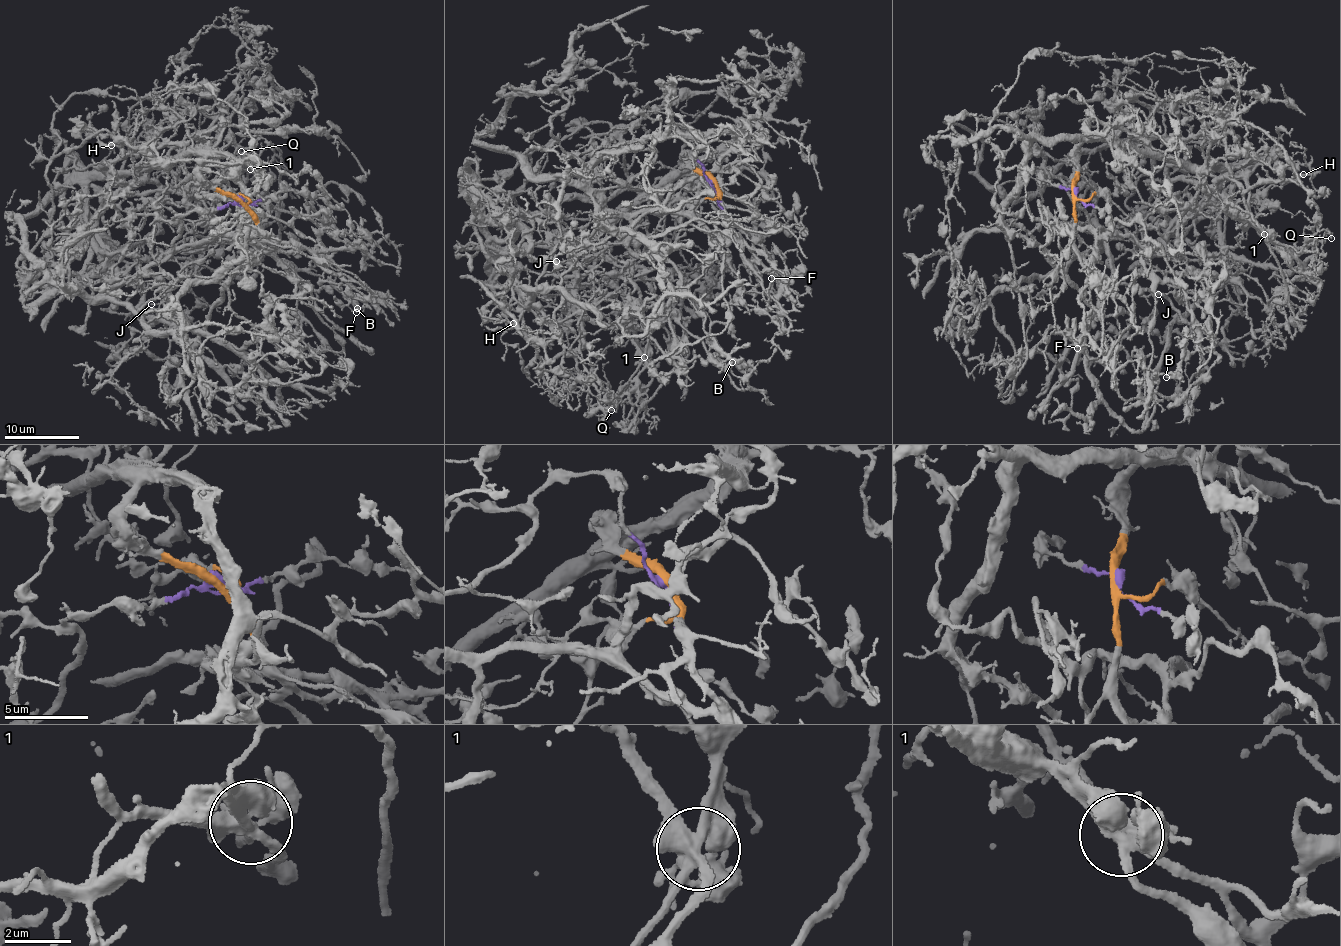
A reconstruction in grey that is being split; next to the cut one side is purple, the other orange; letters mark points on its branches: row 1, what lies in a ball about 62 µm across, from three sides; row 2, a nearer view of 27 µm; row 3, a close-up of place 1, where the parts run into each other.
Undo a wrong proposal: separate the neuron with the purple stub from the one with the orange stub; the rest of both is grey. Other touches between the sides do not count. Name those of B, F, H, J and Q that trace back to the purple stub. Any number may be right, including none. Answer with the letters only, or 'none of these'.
B, J

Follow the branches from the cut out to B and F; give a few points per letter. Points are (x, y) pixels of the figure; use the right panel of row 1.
B: (1074, 193), (1042, 175), (1062, 180), (1093, 230), (1148, 247), (1147, 271), (1182, 291), (1197, 339), (1165, 378)
F: (1074, 193), (1071, 240), (1080, 261), (1094, 266), (1104, 297), (1106, 352), (1097, 353), (1088, 345), (1077, 348)

